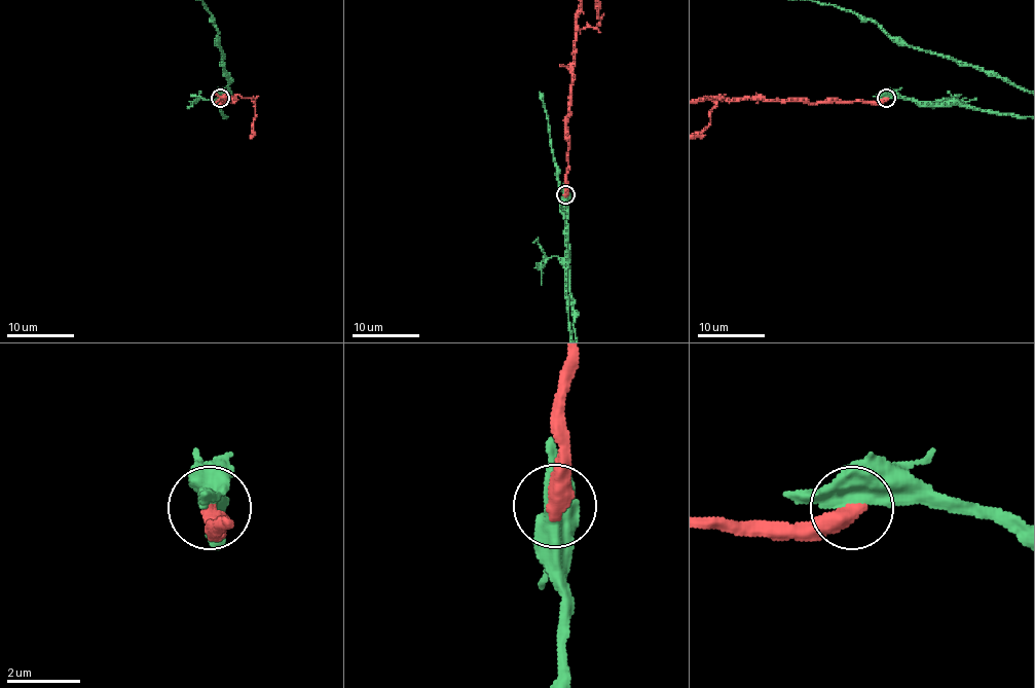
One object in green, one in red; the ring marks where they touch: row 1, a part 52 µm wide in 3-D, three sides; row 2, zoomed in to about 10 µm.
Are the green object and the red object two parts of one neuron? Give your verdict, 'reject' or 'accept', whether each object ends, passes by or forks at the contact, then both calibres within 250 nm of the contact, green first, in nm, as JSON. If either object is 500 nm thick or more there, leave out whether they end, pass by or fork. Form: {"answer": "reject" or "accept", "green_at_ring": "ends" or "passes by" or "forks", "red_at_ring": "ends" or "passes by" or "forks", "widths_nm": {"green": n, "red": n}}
{"answer": "reject", "widths_nm": {"green": 550, "red": 500}}

